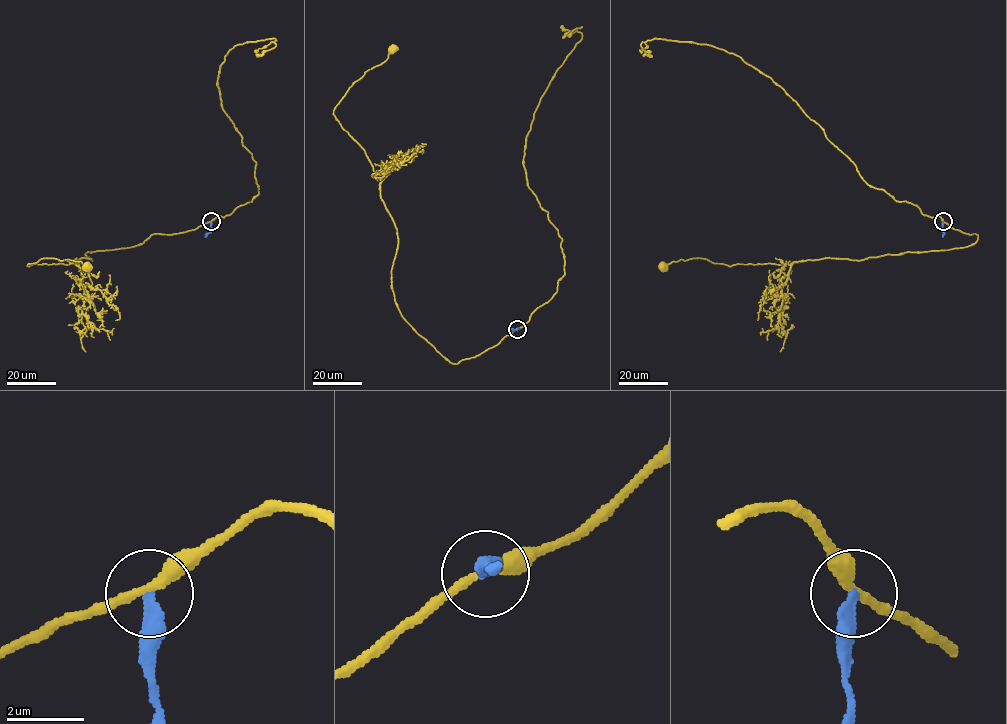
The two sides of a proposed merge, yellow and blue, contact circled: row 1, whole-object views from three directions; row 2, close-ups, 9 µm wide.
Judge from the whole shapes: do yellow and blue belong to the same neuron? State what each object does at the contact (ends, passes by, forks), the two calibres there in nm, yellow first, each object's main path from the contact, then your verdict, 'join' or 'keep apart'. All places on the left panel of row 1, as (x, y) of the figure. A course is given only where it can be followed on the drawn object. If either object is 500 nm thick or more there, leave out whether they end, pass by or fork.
yellow passes by; blue ends there; 280 nm thick on the yellow side, 280 nm on the other; yellow runs (210, 221), (87, 252), (92, 260), (76, 265), (27, 265), (54, 258), (87, 267); blue runs (210, 221), (211, 230), (205, 237); keep apart

